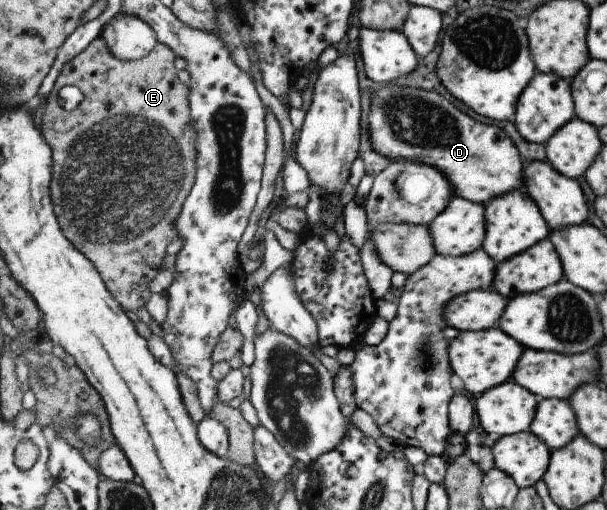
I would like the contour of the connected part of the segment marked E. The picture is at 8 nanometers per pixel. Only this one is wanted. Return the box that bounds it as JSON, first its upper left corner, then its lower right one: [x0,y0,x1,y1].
[40,35,197,314]

